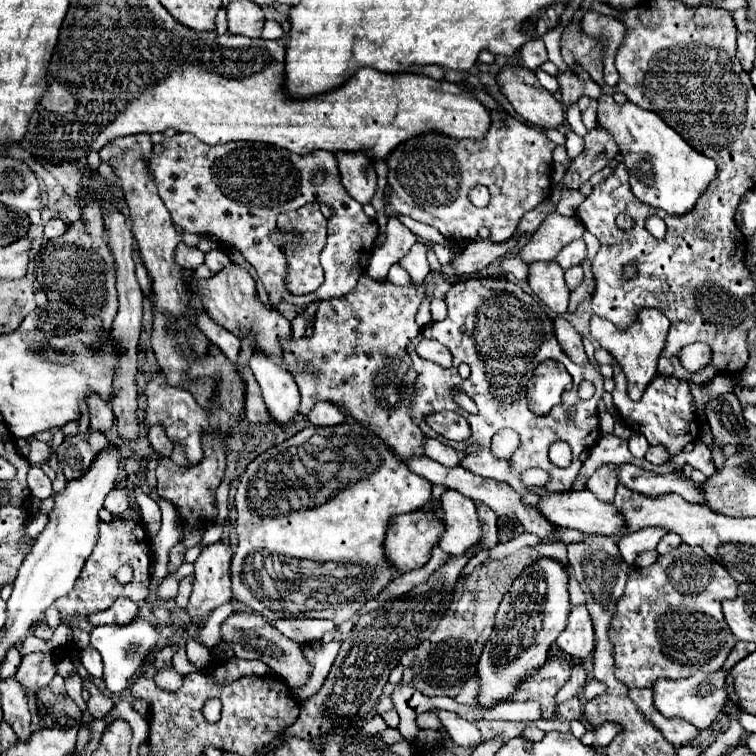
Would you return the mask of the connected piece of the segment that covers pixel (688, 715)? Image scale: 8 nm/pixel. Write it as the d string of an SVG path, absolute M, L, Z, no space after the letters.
M697 672L691 678L685 680L669 680L669 678L659 678L653 686L653 706L659 710L665 718L683 718L691 722L695 728L703 730L713 724L721 708L725 706L727 692L725 692L725 674L721 672Z

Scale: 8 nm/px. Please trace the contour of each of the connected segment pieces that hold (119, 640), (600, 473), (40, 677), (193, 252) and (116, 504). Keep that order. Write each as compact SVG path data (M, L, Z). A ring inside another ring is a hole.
M135 616L129 624L107 624L107 626L97 626L91 632L91 646L95 650L99 650L99 654L103 656L103 664L105 664L105 686L119 694L123 690L129 688L133 676L141 670L143 662L147 660L149 652L153 648L157 648L159 644L159 634L155 630L155 626L141 616Z
M605 464L599 470L595 470L595 474L587 482L587 488L605 502L613 502L613 496L615 496L615 486L617 486L615 468L617 468L615 464Z
M51 650L51 652L27 654L21 658L15 680L25 688L27 696L35 696L41 688L45 688L53 680L53 676L55 676L53 656L57 656L57 654Z
M181 242L176 250L174 259L176 264L183 269L196 269L203 265L205 253L195 247L188 247L184 242Z
M115 488L105 498L105 510L109 510L115 516L121 516L125 510L129 510L129 506L131 506L131 502L129 502L129 494L125 488L123 490Z

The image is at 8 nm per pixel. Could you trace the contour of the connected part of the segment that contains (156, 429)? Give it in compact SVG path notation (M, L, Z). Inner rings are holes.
M155 424L155 426L149 428L149 442L151 442L151 446L155 448L155 452L157 452L159 456L169 456L171 450L173 450L173 444L171 444L171 440L167 438L165 428L163 428L161 424Z

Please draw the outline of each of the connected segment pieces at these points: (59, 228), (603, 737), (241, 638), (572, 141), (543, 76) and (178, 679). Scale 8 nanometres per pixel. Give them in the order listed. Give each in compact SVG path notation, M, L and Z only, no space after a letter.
M53 218L53 220L49 220L47 226L45 226L45 238L47 238L47 240L53 240L53 238L61 236L65 230L67 230L67 226L65 226L59 218Z
M603 724L603 728L587 730L581 742L587 746L607 746L609 740L613 740L613 736L617 734L617 730L619 730L619 724Z
M231 614L221 626L221 634L223 634L223 640L231 642L231 646L235 648L237 658L245 658L245 660L255 658L255 660L265 662L279 678L285 680L285 684L289 688L297 688L297 686L307 684L309 674L311 674L311 664L307 662L307 658L303 654L303 646L299 642L293 642L293 640L285 638L263 616L257 616L257 614Z
M569 132L569 134L567 134L565 148L567 148L567 156L569 156L569 158L575 158L575 156L583 150L583 138L579 138L575 132Z
M537 68L535 70L535 74L537 74L537 78L539 78L539 82L549 90L549 92L557 92L559 90L559 84L557 84L557 78L553 78L553 76L549 76L547 72L543 72L541 68Z
M165 668L155 674L155 684L159 684L157 688L167 692L177 692L181 688L181 682L183 682L183 674L179 674L175 668Z

